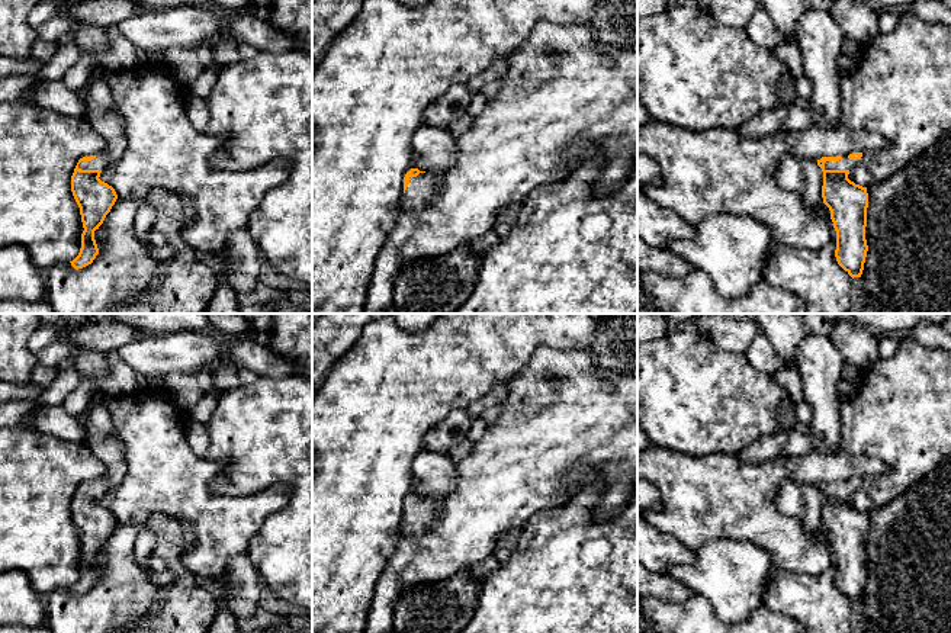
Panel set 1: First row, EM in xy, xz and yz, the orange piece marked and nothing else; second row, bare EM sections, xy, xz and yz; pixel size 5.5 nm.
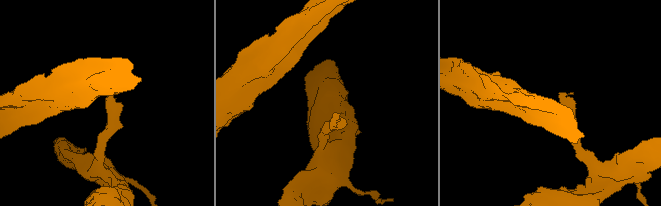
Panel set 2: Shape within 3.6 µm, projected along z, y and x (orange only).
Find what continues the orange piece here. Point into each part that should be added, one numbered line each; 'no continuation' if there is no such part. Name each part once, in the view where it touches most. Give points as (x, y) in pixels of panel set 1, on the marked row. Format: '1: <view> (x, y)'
1: yz (844, 163)

